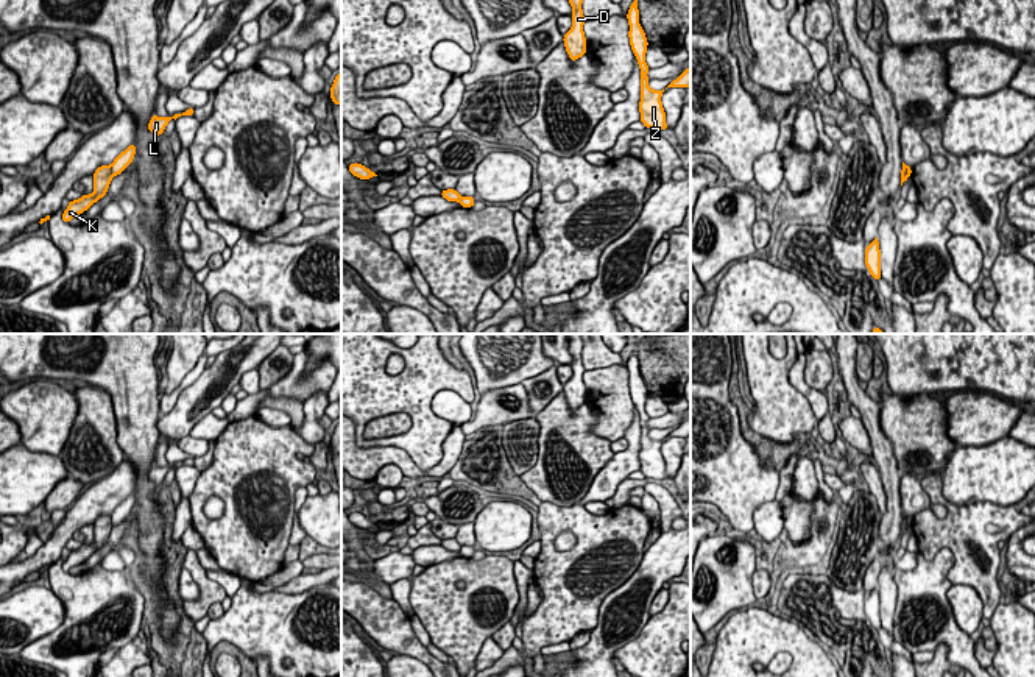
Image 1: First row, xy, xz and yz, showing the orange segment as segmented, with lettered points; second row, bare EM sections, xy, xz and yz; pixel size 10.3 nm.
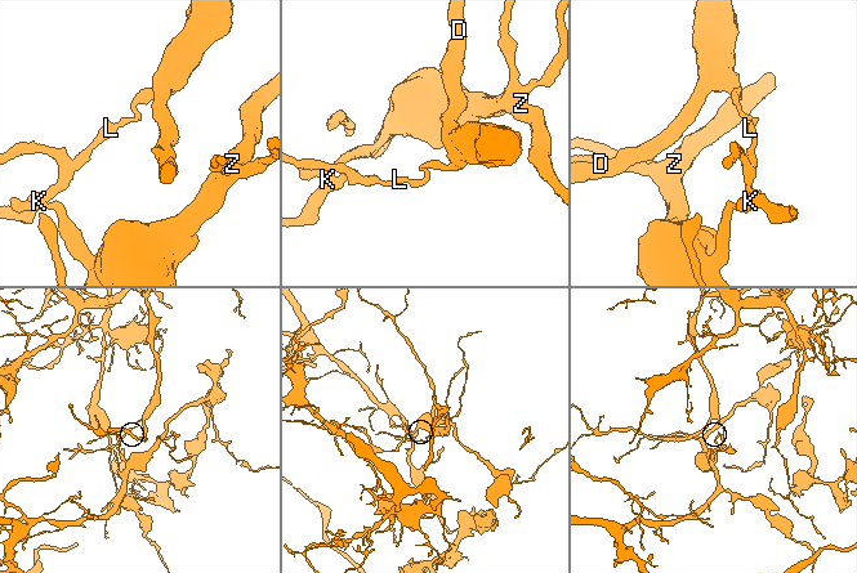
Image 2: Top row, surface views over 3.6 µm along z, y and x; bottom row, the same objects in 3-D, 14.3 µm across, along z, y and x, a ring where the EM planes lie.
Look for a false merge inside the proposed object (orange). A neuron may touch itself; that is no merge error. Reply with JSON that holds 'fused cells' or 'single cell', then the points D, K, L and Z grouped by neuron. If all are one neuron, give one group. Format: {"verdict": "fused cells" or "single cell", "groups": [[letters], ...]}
{"verdict": "fused cells", "groups": [["D", "L"], ["K", "Z"]]}

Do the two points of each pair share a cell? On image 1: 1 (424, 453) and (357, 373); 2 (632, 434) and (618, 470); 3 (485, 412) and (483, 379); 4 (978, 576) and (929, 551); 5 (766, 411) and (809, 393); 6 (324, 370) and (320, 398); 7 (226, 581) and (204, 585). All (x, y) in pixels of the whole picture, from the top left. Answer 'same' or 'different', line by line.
1: same
2: same
3: different
4: same
5: different
6: different
7: different

